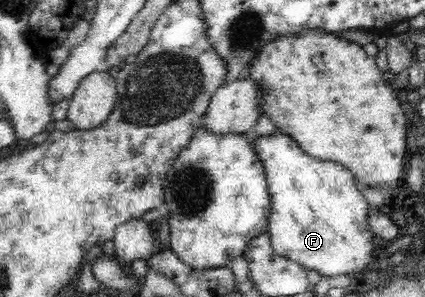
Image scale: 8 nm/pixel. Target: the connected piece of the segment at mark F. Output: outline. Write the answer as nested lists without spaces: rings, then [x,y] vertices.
[[[278,132],[251,135],[251,148],[265,169],[271,196],[267,232],[275,255],[317,271],[321,277],[349,275],[355,280],[376,269],[380,261],[368,222],[370,207],[350,170],[342,163],[305,154],[294,138]]]

